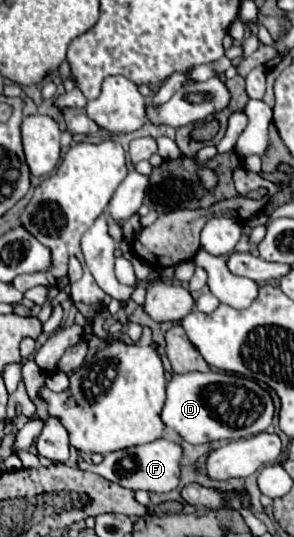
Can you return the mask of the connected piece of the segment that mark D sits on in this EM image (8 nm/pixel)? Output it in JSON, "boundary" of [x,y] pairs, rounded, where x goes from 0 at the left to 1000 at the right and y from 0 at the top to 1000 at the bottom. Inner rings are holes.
{"boundary":[[[735,691],[585,695],[585,706],[565,713],[565,750],[544,769],[551,788],[653,829],[878,810],[925,788],[925,773],[925,743],[878,713],[796,695]]]}

